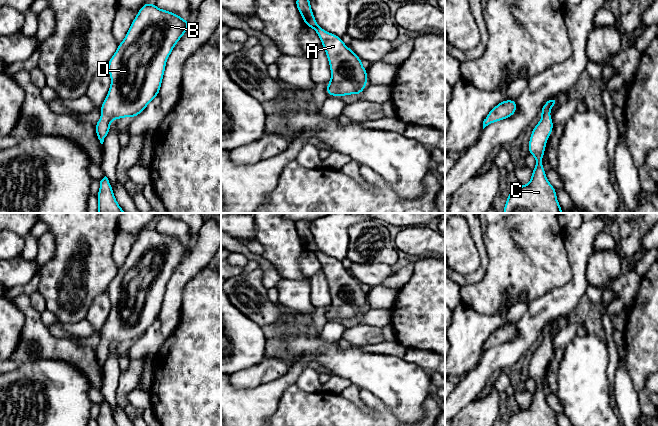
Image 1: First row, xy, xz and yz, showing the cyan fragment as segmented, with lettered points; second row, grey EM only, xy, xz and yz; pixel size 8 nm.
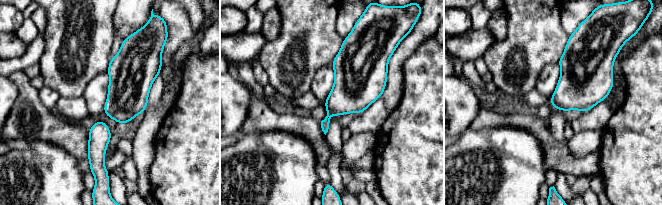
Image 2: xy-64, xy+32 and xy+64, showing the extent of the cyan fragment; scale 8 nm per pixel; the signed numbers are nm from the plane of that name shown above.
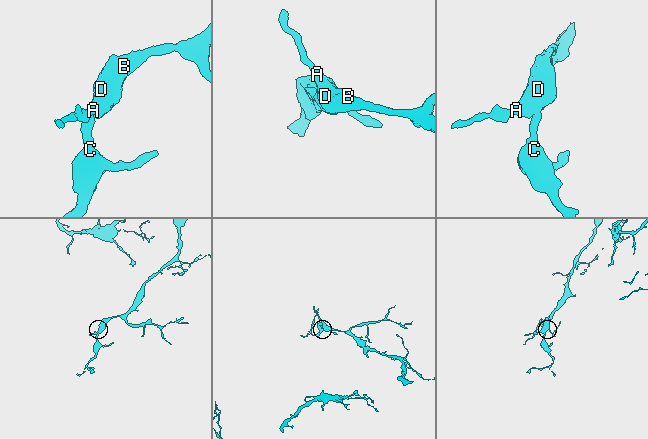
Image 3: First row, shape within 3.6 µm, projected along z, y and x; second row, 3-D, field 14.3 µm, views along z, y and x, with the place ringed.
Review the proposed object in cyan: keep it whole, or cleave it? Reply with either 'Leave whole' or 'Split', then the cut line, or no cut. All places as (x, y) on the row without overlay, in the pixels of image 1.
Leave whole. No split

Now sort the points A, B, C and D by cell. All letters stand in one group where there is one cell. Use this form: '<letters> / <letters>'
A B C D

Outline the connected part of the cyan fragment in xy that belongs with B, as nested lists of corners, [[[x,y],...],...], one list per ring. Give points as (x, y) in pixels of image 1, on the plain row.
[[[145,227],[134,242],[124,264],[108,286],[111,300],[109,316],[100,331],[102,340],[95,348],[96,358],[103,368],[110,354],[110,345],[141,338],[159,318],[166,285],[174,270],[189,252],[191,244],[183,244],[171,235],[161,234],[152,227]]]

